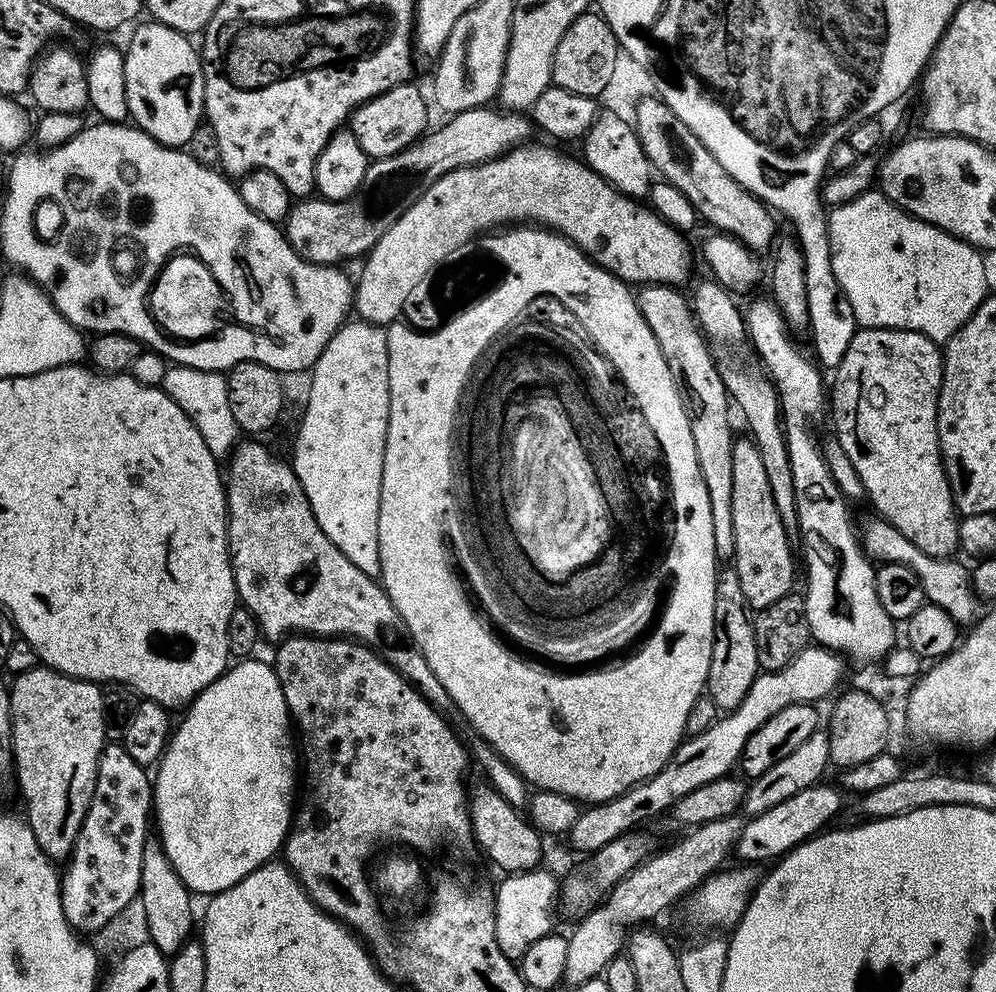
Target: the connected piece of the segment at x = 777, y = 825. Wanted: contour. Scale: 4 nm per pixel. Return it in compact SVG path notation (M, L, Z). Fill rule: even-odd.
M817 782L806 786L798 790L798 794L790 794L786 802L778 802L762 814L745 819L744 829L736 839L735 855L740 855L744 859L741 861L749 865L760 866L763 860L775 862L785 852L797 848L802 841L825 831L833 823L831 820L839 814L840 807L844 804L845 793L835 783L834 785L824 783Z

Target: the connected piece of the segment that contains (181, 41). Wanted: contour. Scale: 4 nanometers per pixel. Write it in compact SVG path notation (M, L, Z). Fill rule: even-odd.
M147 22L137 23L132 32L132 41L124 52L124 69L126 70L126 98L128 115L135 127L150 134L159 144L167 148L184 148L194 130L202 124L204 114L204 65L200 59L197 45L191 44L183 32L174 30L165 24Z

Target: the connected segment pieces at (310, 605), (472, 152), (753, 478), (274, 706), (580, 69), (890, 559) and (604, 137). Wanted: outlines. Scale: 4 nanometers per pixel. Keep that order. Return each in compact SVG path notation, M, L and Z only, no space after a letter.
M241 439L230 453L230 459L228 461L232 461L229 462L228 468L226 464L228 553L232 559L232 573L234 574L236 595L239 603L243 605L243 607L248 608L250 614L254 614L254 618L258 622L261 633L263 633L267 639L269 636L272 642L279 642L293 634L307 634L310 636L323 636L325 638L351 638L371 648L372 651L377 652L386 663L390 666L394 666L394 670L398 670L398 674L402 674L402 678L406 678L410 681L435 708L441 710L451 709L453 707L453 702L450 698L450 694L446 694L442 682L438 682L438 678L434 678L434 670L430 670L426 658L420 653L420 647L413 642L412 636L408 632L408 627L402 622L402 618L398 614L394 602L390 602L388 593L384 591L383 583L377 582L373 577L367 576L362 570L358 570L358 566L354 566L354 562L350 562L350 558L346 558L346 554L342 554L342 550L338 550L338 546L334 546L334 542L330 542L330 538L326 538L322 526L318 526L318 522L314 518L314 510L310 510L310 502L306 498L306 494L302 490L302 486L294 474L291 463L289 463L287 459L279 460L266 445L259 444L256 440L259 439Z
M485 106L451 115L444 126L434 132L429 131L398 155L372 160L364 175L361 190L350 199L326 200L314 196L297 201L284 221L284 233L291 247L304 260L329 266L344 262L340 260L346 258L365 255L391 224L389 219L378 218L385 203L394 194L394 178L406 173L433 180L450 170L493 160L523 145L531 137L529 134L533 132L534 126L527 115L511 110L498 112L492 108Z
M737 439L732 446L732 466L734 468L734 490L730 490L730 518L734 518L734 570L738 574L738 583L742 586L742 594L746 594L749 609L759 610L778 602L778 598L789 595L793 591L792 583L798 580L798 560L792 557L792 544L788 541L790 530L782 522L778 514L778 506L774 506L774 494L770 490L770 478L762 466L762 458L751 439Z
M244 658L233 663L216 681L206 690L202 690L191 704L187 705L184 721L175 725L174 731L168 741L168 748L164 751L164 757L160 759L154 772L154 787L152 789L152 803L154 805L154 824L160 827L158 839L164 845L166 858L178 870L178 878L193 894L208 892L215 894L225 892L230 886L237 884L246 874L250 874L255 868L261 868L273 859L272 856L281 851L284 840L288 836L288 829L292 826L294 815L294 797L298 792L298 752L294 747L294 728L290 723L290 713L286 706L286 698L282 694L282 686L276 677L276 669L271 663L263 664L257 658Z
M589 10L579 16L562 34L562 42L558 42L558 50L554 50L554 66L552 67L552 84L562 90L570 90L574 94L599 97L607 82L613 75L614 62L621 47L616 43L616 35L604 17Z
M872 514L872 517L865 522L864 528L862 524L858 535L864 545L864 551L873 561L910 566L910 570L918 574L918 582L922 582L925 601L934 606L942 606L942 610L946 610L946 614L954 618L957 626L971 625L977 619L978 597L972 588L972 574L967 563L959 564L956 558L931 556L918 550L918 546L914 546L914 542L910 542L910 538L902 534L902 530L898 530L876 514Z
M605 111L588 133L582 137L583 144L583 163L594 169L607 184L614 186L622 194L638 201L645 199L644 195L652 188L654 173L652 163L646 158L642 150L642 142L633 125L622 122L617 115Z

